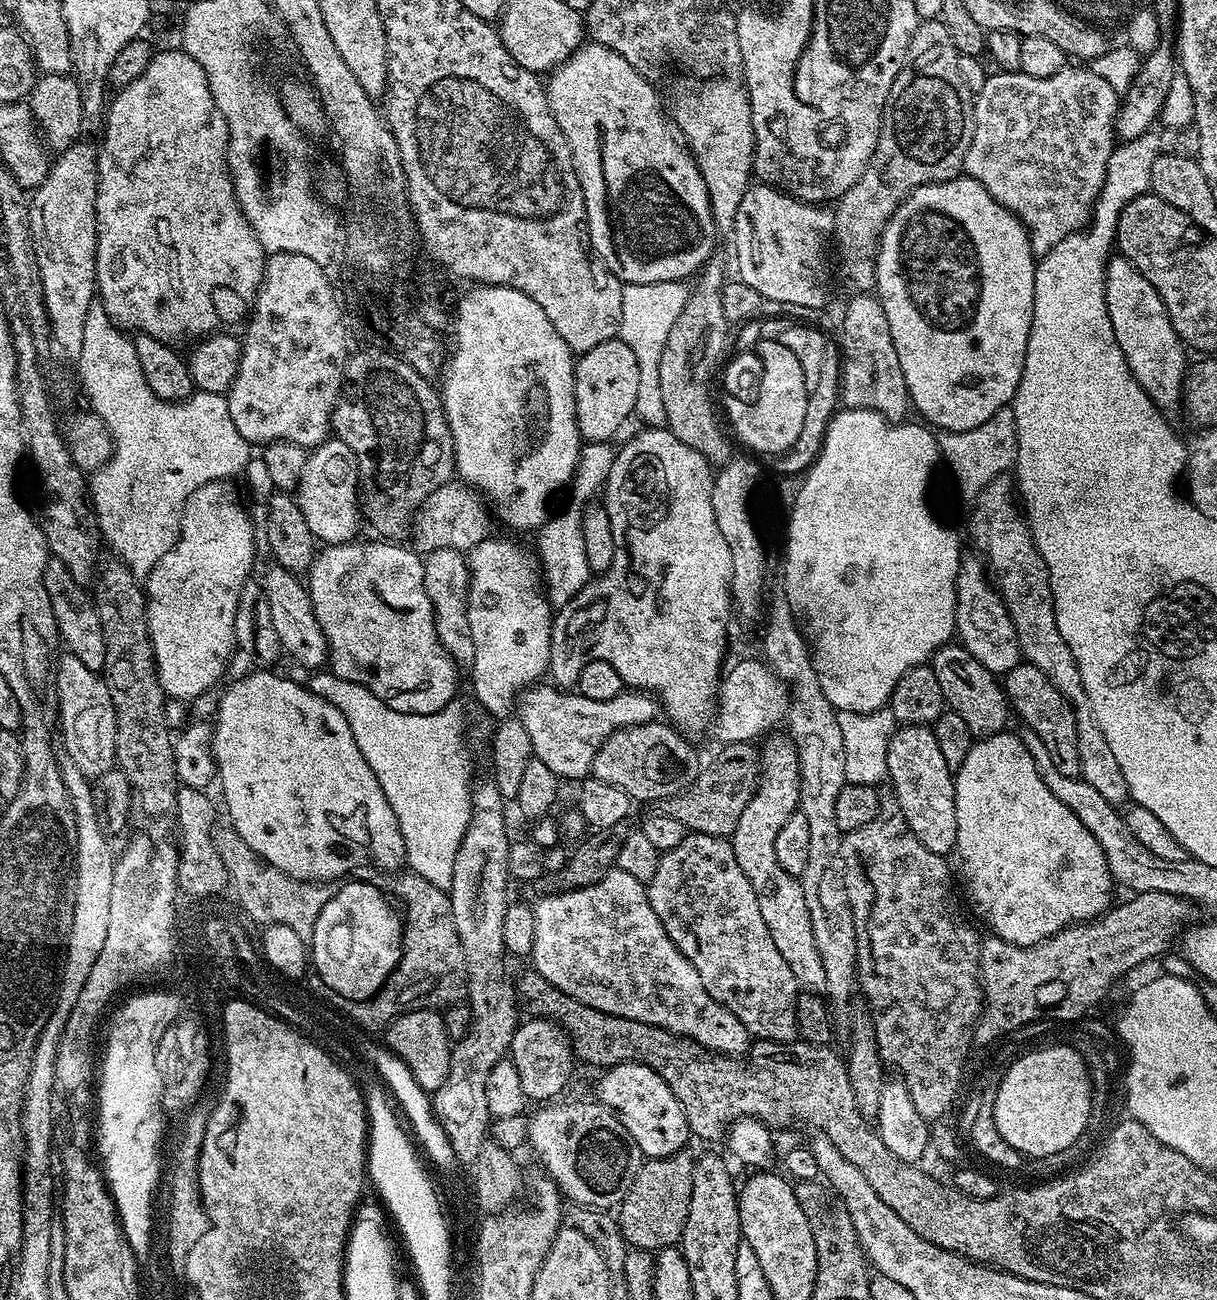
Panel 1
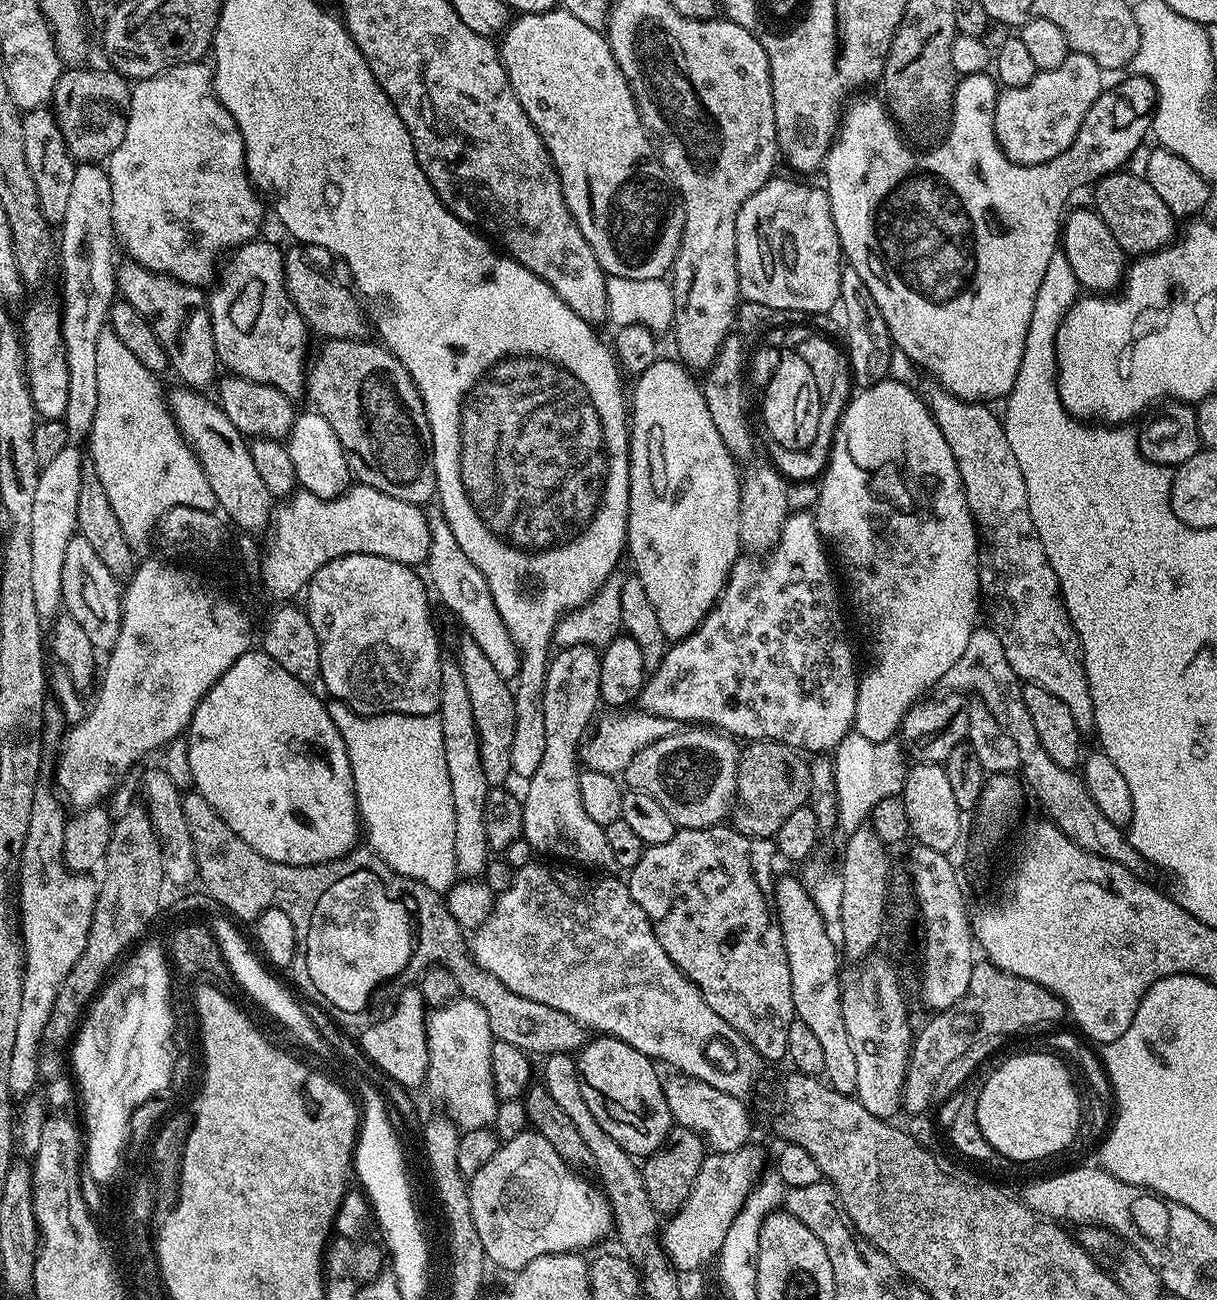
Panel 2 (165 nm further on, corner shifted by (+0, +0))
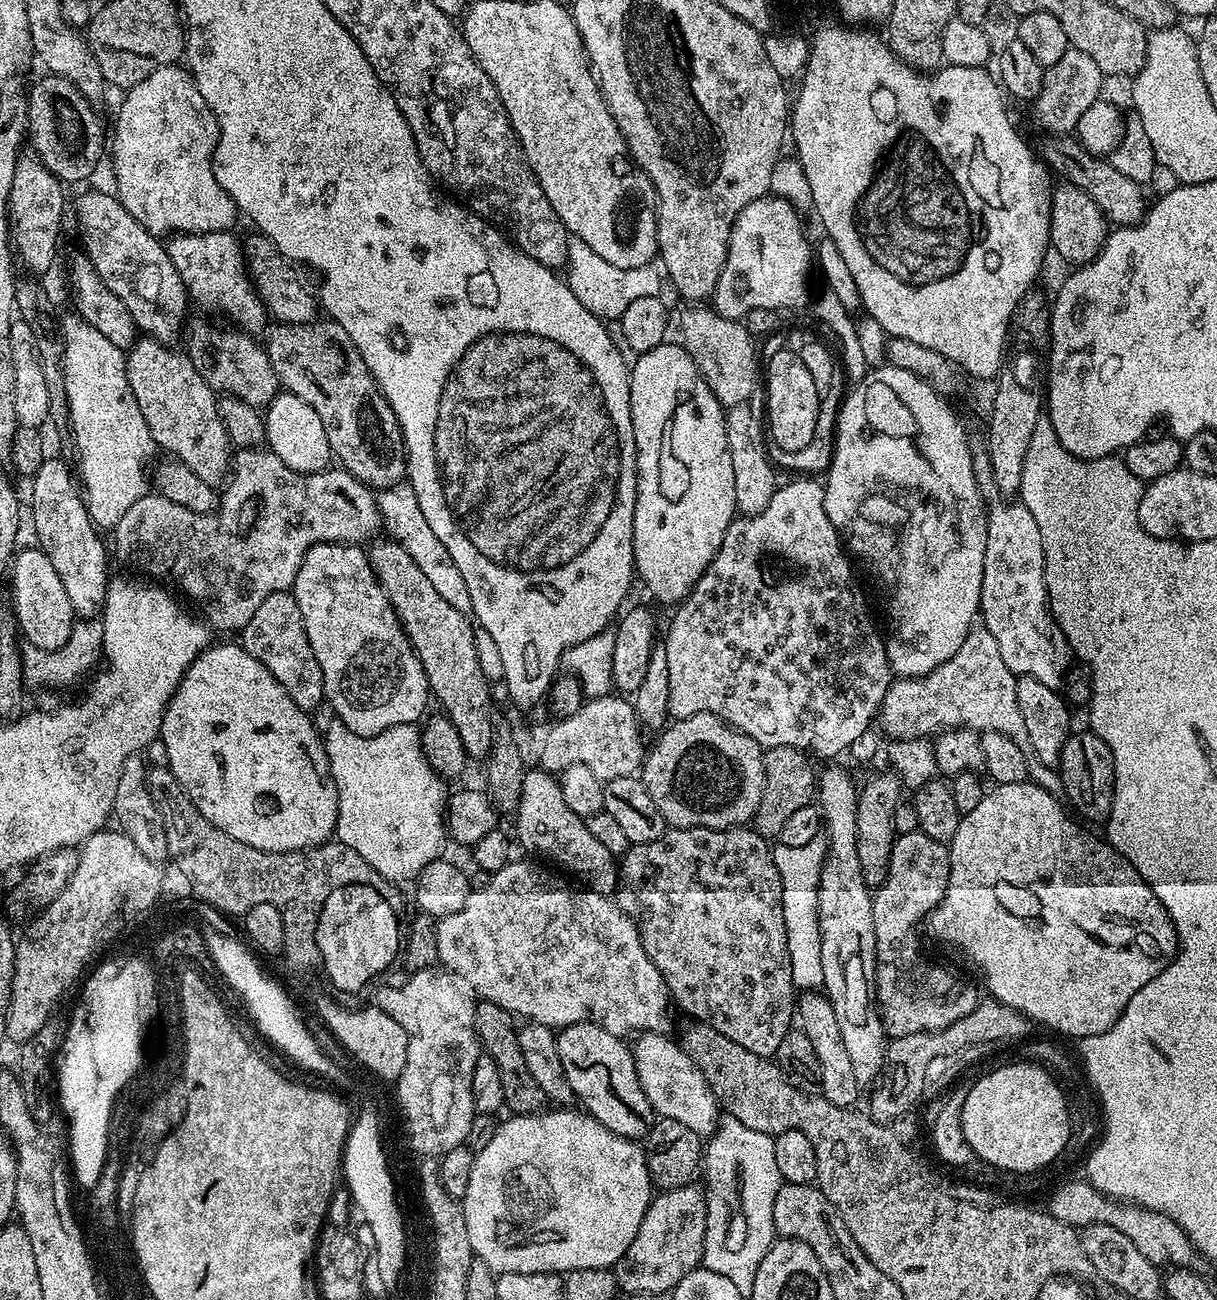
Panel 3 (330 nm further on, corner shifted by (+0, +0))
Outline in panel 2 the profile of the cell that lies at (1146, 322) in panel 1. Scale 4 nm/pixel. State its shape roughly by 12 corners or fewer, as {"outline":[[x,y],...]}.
{"outline":[[1100,213],[1063,217],[1062,251],[1081,289],[1112,294],[1126,254]]}

